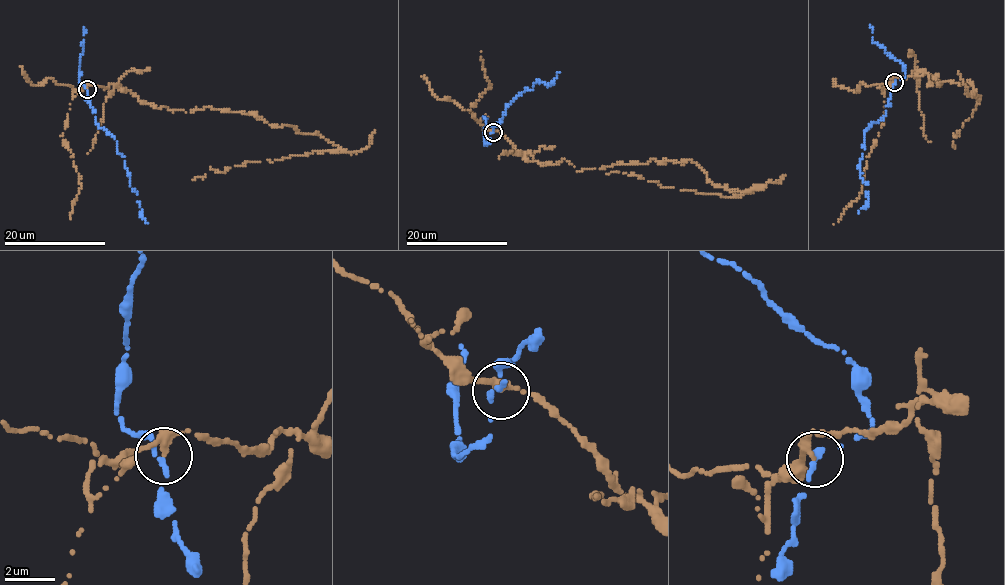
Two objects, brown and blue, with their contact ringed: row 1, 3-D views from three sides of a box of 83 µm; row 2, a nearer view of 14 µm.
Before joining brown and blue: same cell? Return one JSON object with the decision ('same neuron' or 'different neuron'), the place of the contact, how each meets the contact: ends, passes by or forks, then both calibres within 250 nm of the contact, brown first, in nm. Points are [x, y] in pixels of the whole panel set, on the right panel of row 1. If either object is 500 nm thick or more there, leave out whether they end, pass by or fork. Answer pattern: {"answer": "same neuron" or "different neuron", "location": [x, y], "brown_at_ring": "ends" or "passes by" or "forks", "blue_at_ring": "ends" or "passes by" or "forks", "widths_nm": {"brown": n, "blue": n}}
{"answer": "different neuron", "location": [894, 82], "brown_at_ring": "passes by", "blue_at_ring": "ends", "widths_nm": {"brown": 240, "blue": 280}}

